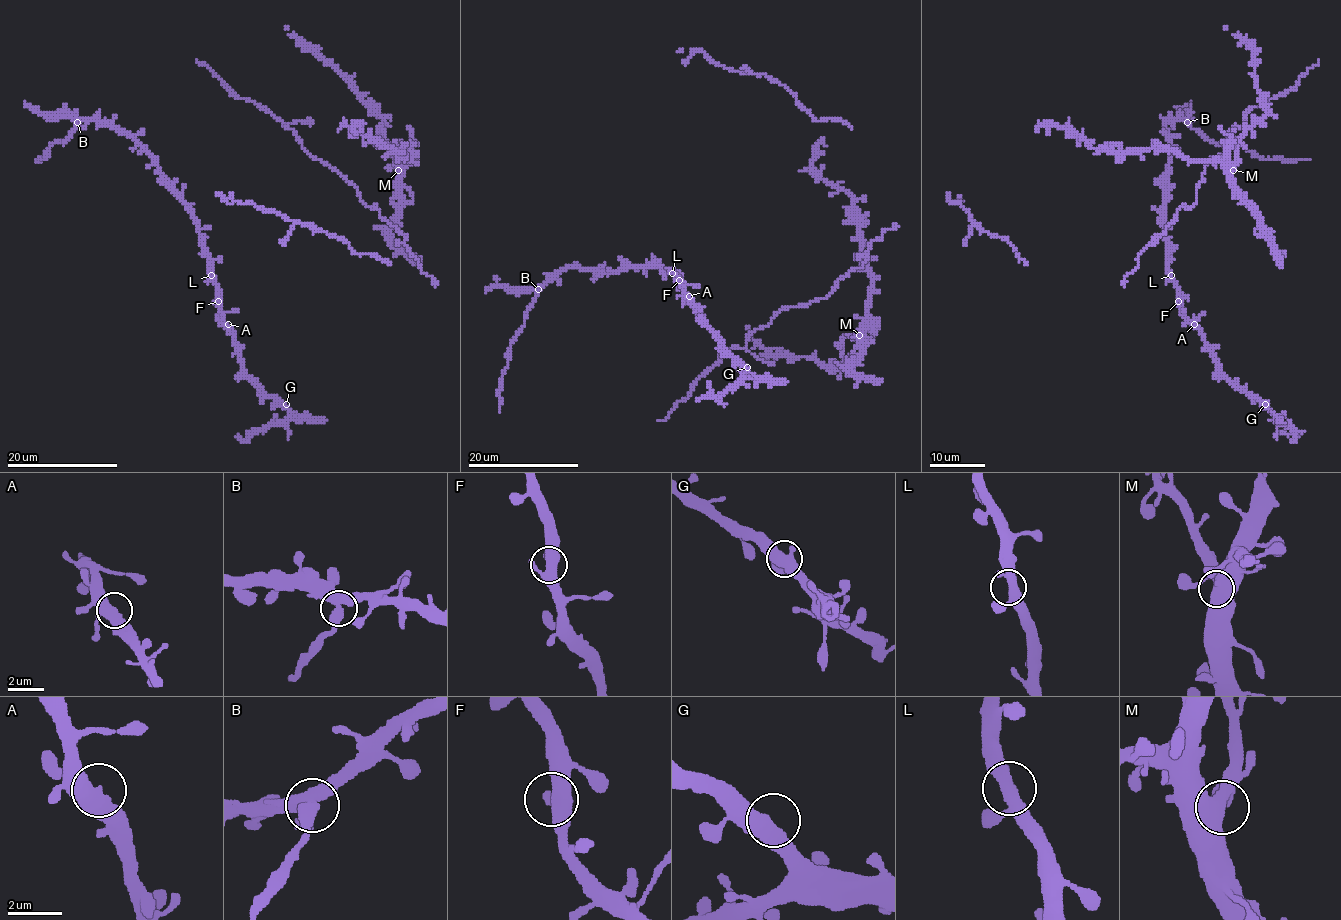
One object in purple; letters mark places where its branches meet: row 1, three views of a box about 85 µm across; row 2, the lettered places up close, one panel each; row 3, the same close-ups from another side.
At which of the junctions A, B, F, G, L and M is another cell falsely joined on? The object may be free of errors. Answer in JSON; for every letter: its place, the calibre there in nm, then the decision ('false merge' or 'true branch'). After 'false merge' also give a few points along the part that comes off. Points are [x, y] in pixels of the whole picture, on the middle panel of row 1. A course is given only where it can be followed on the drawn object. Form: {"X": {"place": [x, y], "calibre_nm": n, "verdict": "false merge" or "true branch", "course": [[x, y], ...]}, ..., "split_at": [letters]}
{"A": {"place": [689, 296], "calibre_nm": 440, "verdict": "true branch"}, "B": {"place": [538, 289], "calibre_nm": 400, "verdict": "false merge", "course": [[539, 289], [524, 318], [524, 327], [508, 350], [500, 386], [500, 413]]}, "F": {"place": [679, 280], "calibre_nm": 440, "verdict": "true branch"}, "G": {"place": [747, 367], "calibre_nm": 440, "verdict": "true branch"}, "L": {"place": [672, 273], "calibre_nm": 400, "verdict": "true branch"}, "M": {"place": [859, 335], "calibre_nm": 460, "verdict": "true branch"}, "split_at": ["B"]}

